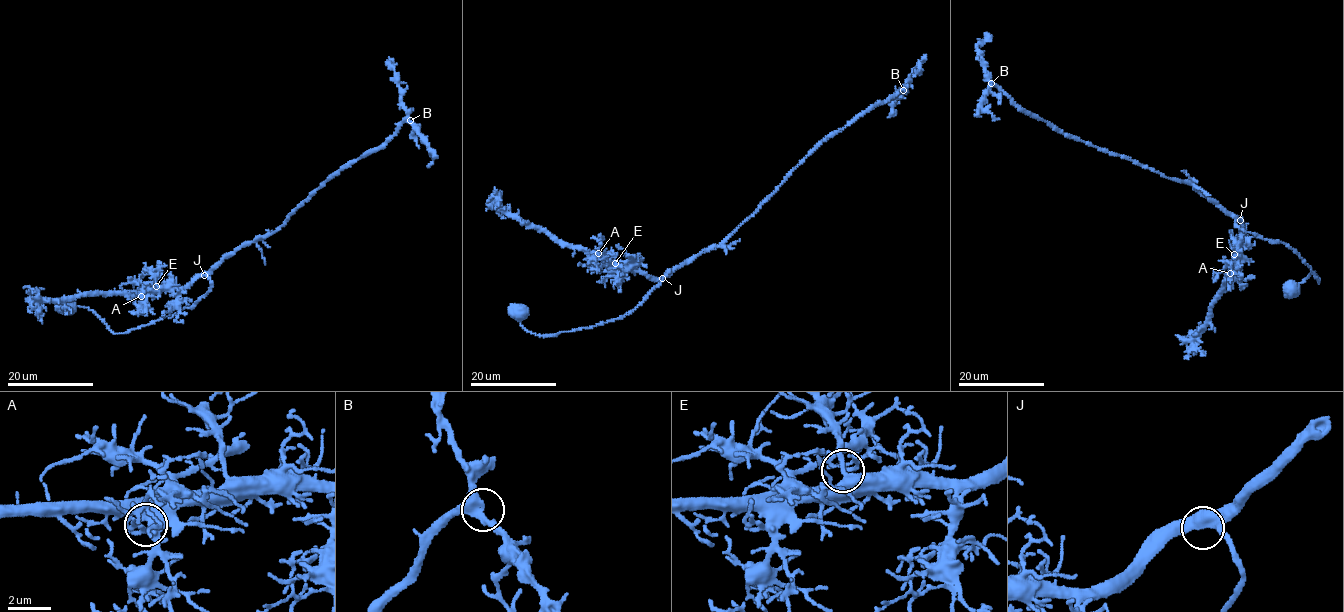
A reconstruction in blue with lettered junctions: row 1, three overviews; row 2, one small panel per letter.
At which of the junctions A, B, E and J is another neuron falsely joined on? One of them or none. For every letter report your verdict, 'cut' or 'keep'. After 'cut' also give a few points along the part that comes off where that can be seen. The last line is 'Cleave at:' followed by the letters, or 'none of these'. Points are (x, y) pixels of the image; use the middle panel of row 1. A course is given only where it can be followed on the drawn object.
A: keep
B: keep
E: keep
J: keep
Cleave at: none of these

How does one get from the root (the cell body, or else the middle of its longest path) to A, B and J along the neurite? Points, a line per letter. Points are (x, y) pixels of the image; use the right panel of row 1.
A: (1291, 290), (1310, 273), (1319, 279), (1296, 250), (1245, 232), (1235, 225), (1239, 219), (1242, 235), (1230, 273)
B: (1291, 290), (1310, 273), (1319, 280), (1293, 248), (1245, 232), (1190, 183), (1065, 135), (1021, 109), (991, 83)
J: (1291, 290), (1310, 273), (1319, 279), (1318, 282), (1296, 250), (1285, 243), (1245, 232), (1235, 225), (1239, 220)

